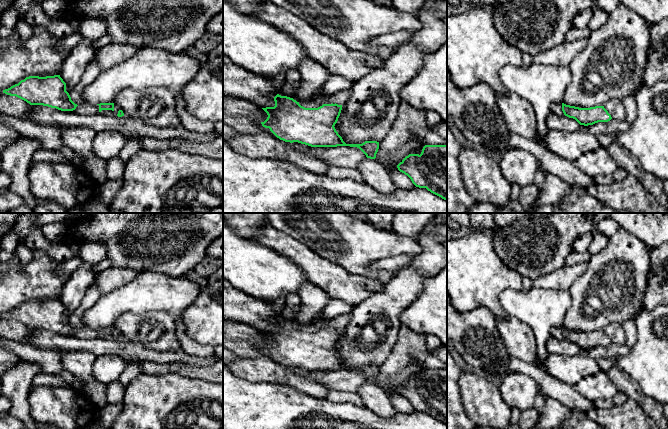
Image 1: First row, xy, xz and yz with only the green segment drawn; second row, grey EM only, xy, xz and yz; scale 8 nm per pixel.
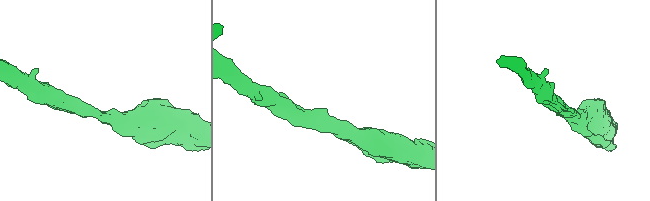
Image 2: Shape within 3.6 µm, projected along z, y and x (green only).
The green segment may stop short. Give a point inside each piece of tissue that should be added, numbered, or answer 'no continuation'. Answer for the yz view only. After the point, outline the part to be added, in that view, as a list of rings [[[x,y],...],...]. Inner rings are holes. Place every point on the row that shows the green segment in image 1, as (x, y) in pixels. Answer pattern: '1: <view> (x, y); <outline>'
1: yz (556, 108); [[[554,103],[550,110],[550,112],[559,116],[561,116],[561,111],[562,111],[562,103]]]

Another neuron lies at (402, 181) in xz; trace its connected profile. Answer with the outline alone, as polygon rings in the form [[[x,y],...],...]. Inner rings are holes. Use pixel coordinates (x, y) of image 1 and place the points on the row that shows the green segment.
[[[392,171],[388,173],[398,189],[411,189],[415,187],[411,179],[404,173],[400,171]]]

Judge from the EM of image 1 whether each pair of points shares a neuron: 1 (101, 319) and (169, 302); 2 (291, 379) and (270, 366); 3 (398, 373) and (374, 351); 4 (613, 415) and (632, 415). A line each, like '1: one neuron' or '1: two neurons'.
1: one neuron
2: one neuron
3: two neurons
4: one neuron

